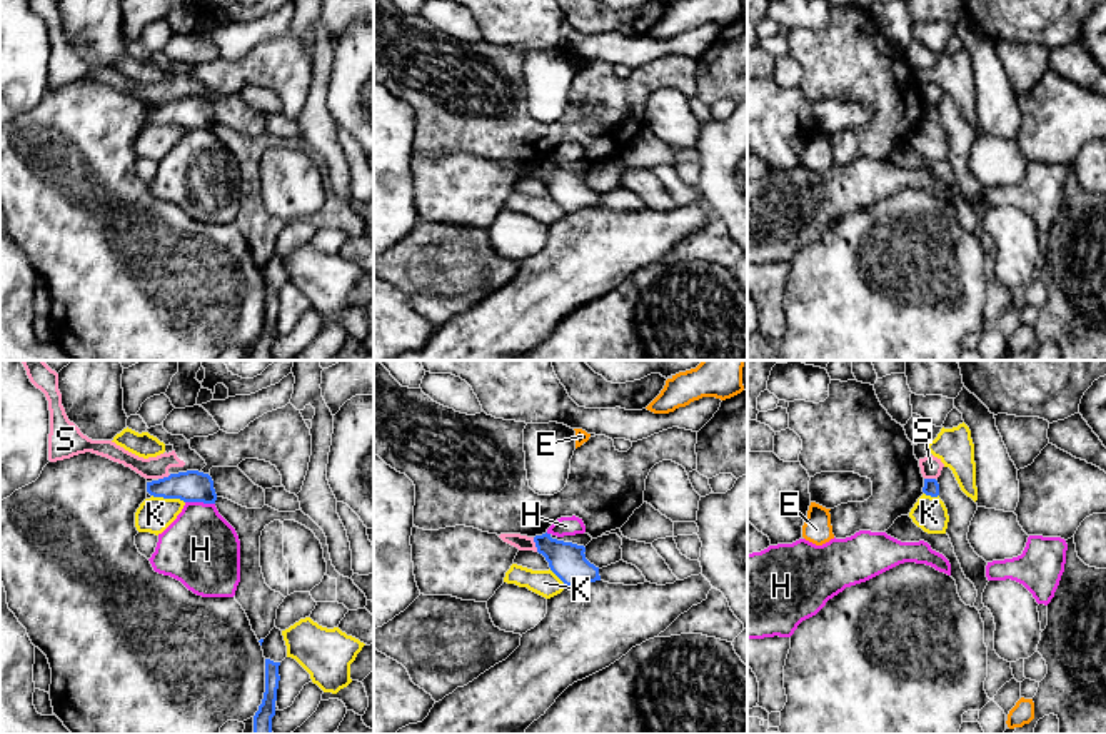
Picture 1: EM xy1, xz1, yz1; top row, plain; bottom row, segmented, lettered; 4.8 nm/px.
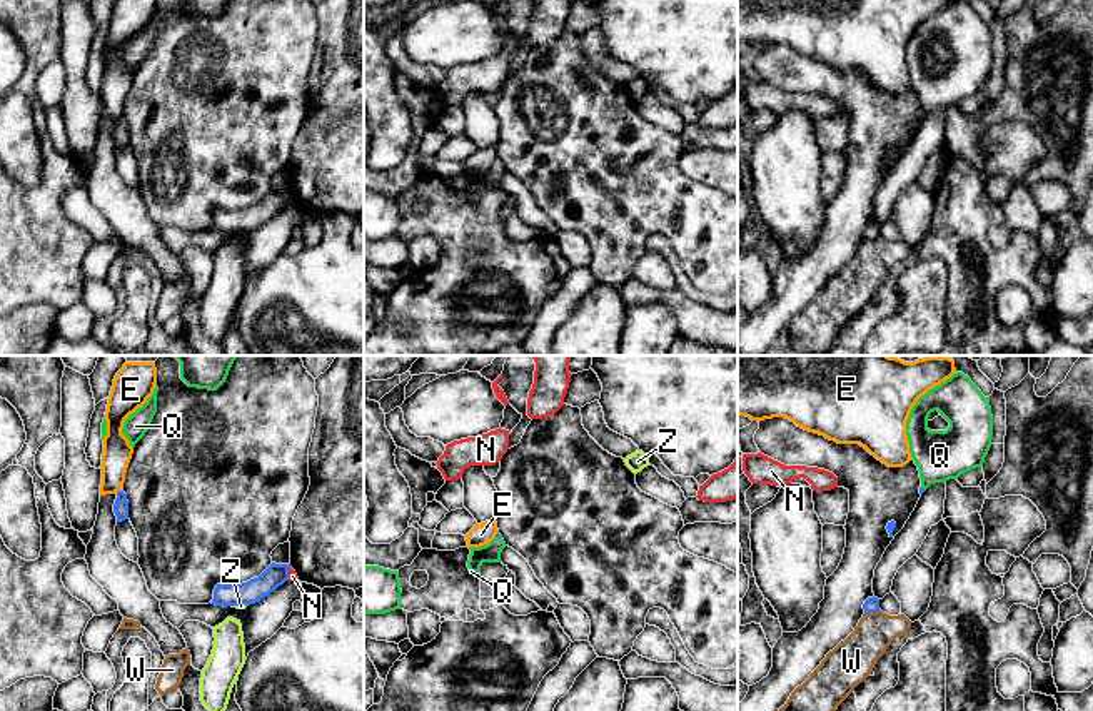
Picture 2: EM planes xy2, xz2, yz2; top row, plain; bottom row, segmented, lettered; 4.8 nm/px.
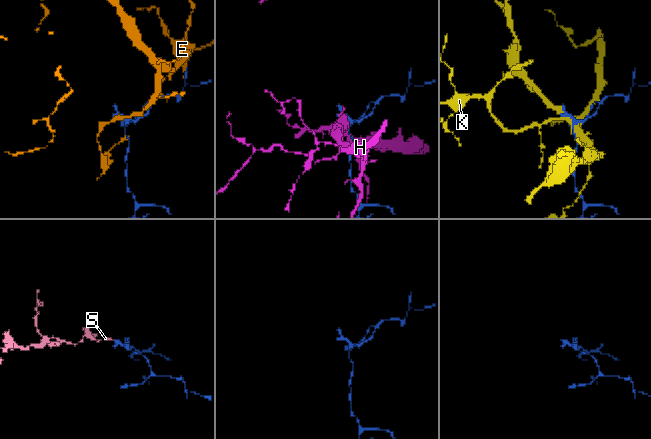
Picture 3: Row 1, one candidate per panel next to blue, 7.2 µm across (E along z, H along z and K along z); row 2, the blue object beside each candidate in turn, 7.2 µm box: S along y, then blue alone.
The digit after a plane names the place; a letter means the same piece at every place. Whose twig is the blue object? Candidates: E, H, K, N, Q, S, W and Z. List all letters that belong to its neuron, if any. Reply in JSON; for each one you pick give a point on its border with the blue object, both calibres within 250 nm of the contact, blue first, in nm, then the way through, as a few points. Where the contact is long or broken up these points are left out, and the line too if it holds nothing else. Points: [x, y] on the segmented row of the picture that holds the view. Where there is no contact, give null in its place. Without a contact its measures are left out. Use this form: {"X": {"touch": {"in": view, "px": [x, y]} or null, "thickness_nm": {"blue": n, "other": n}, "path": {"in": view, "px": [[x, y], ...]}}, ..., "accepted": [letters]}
{"Q": {"touch": {"in": "xz2", "px": [499, 536]}, "thickness_nm": {"blue": 20, "other": 100}, "path": {"in": "xz2", "px": [[498, 534], [499, 536], [491, 553]]}}, "accepted": ["Q"]}

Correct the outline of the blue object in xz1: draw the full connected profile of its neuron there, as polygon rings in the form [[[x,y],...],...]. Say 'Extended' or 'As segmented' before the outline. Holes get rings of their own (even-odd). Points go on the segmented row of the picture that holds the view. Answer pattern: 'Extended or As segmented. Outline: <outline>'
As segmented. Outline: [[[550,534],[534,537],[537,552],[545,557],[550,571],[566,584],[601,581],[599,567],[586,559],[586,547],[552,539]]]

